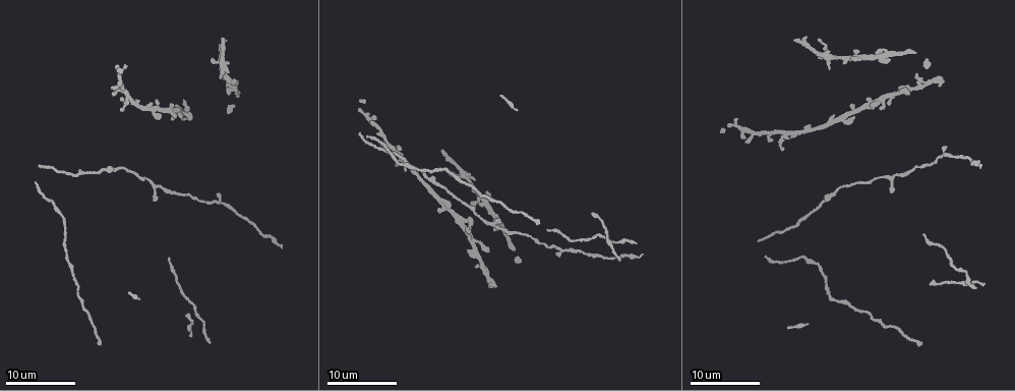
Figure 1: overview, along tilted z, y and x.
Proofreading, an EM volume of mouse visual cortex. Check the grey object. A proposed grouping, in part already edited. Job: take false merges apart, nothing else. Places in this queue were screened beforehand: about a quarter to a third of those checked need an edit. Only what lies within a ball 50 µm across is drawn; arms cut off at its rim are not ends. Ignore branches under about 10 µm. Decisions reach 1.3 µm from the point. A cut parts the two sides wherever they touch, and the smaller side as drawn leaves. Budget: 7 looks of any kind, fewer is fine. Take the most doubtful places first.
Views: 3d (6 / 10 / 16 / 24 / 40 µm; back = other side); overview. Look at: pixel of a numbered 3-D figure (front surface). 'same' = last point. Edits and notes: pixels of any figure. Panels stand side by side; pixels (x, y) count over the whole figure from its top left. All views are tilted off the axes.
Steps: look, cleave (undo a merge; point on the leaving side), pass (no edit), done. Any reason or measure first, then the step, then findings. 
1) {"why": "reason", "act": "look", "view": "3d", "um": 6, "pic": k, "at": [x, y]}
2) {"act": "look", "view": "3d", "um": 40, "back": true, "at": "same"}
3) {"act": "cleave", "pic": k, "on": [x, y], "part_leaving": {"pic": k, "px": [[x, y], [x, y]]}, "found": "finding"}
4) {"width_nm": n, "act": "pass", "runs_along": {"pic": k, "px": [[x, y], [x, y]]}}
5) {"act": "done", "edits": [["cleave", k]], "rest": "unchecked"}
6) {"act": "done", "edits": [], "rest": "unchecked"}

{"why": "calibre changes", "act": "look", "view": "3d", "um": 10, "pic": 1, "at": [220, 203]}

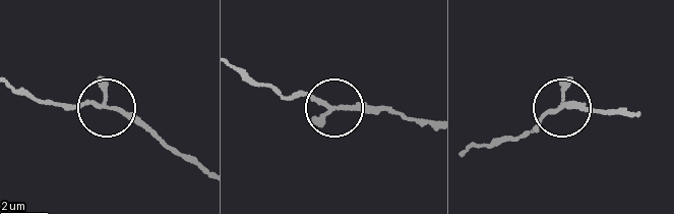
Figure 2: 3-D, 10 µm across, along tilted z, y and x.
{"arms": 3, "act": "pass", "found": "continuous, no second neuron"}

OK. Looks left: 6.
{"why": "three-way junction", "act": "look", "view": "3d", "um": 6, "pic": 1, "at": [154, 189]}

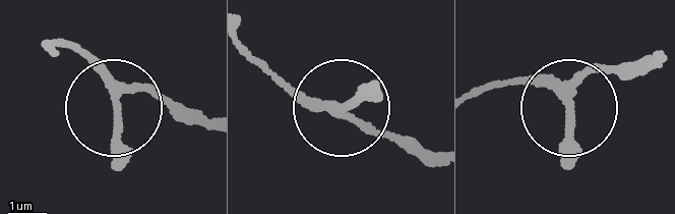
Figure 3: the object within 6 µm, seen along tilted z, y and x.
{"why": "from behind", "act": "look", "view": "3d", "um": 6, "back": true, "pic": 3, "at": [116, 98]}

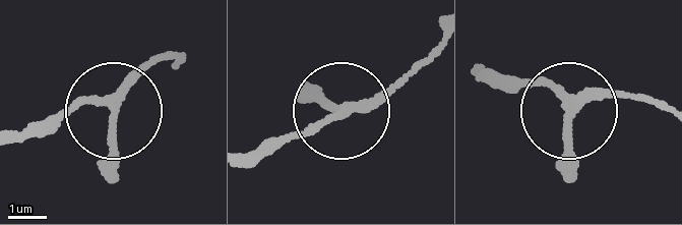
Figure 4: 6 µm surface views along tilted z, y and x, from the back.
{"arms": 3, "act": "pass", "runs_along": {"pic": 4, "px": [[665, 107], [619, 95], [566, 107], [545, 83], [496, 68]]}, "found": "one neuron here"}

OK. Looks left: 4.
{"why": "sudden change in width", "act": "look", "view": "3d", "um": 10, "pic": 1, "at": [958, 271]}

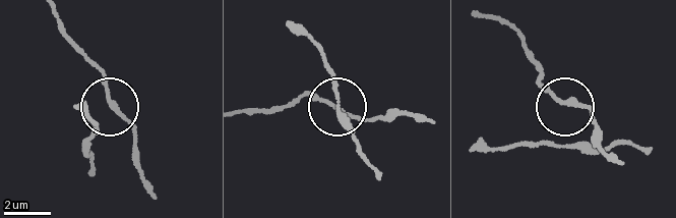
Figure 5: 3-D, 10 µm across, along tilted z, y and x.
{"act": "pass", "found": "continuous, no second neuron"}

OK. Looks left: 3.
{"act": "done", "edits": [], "rest": "unchecked"}

